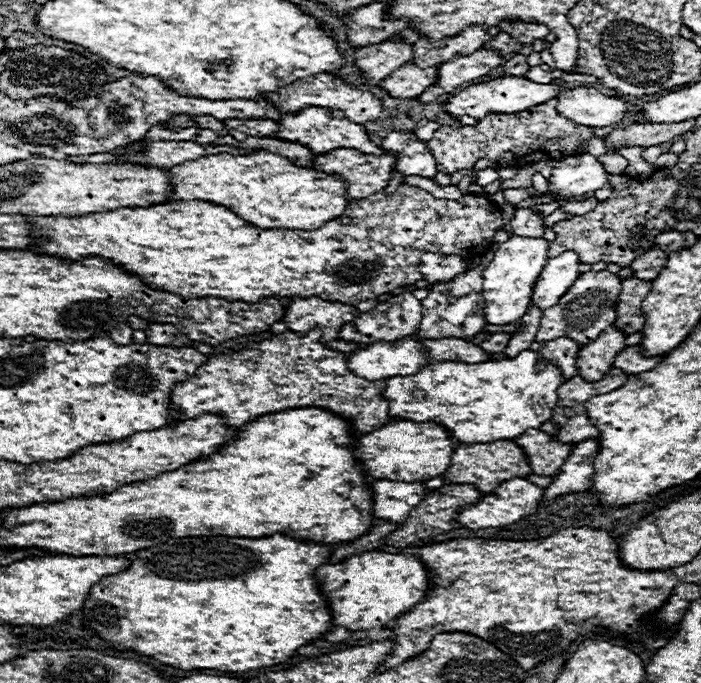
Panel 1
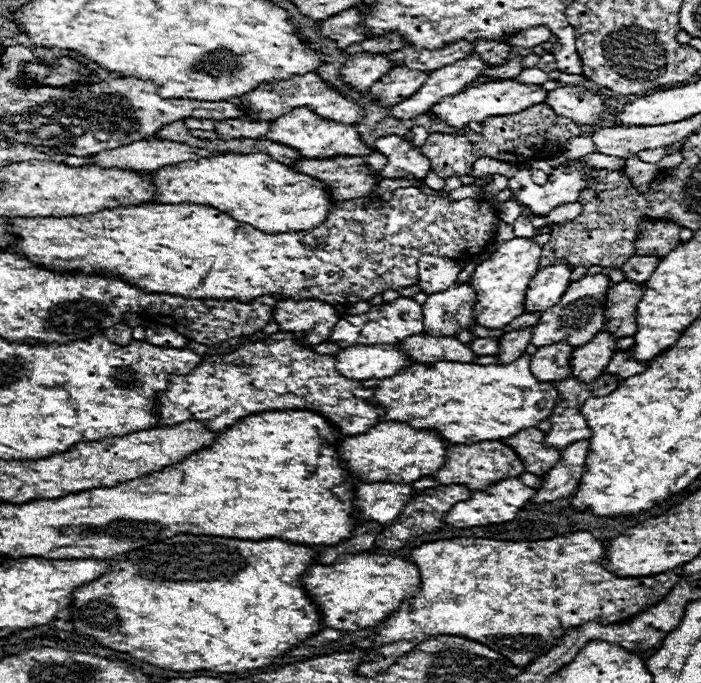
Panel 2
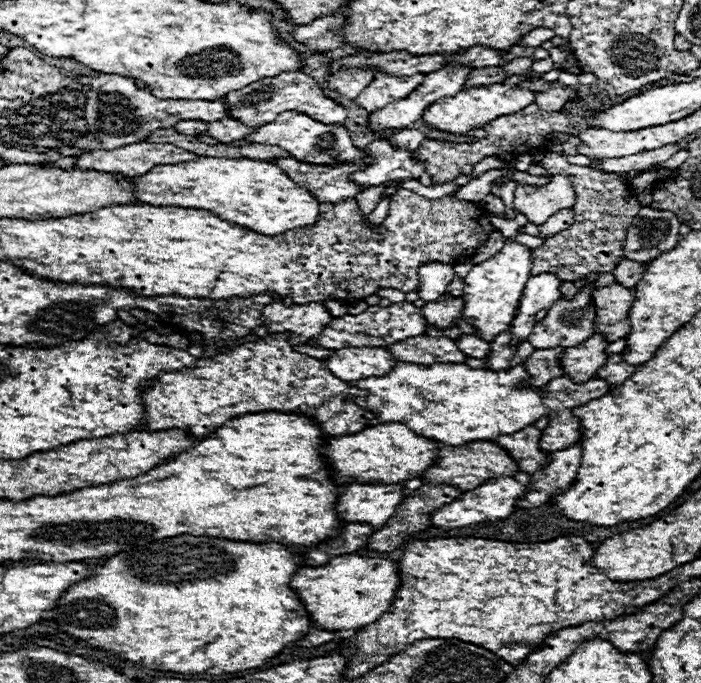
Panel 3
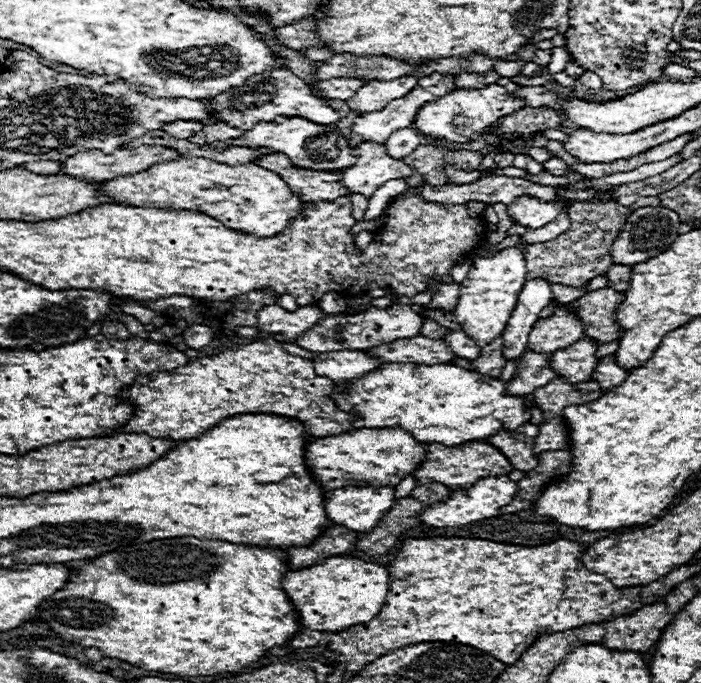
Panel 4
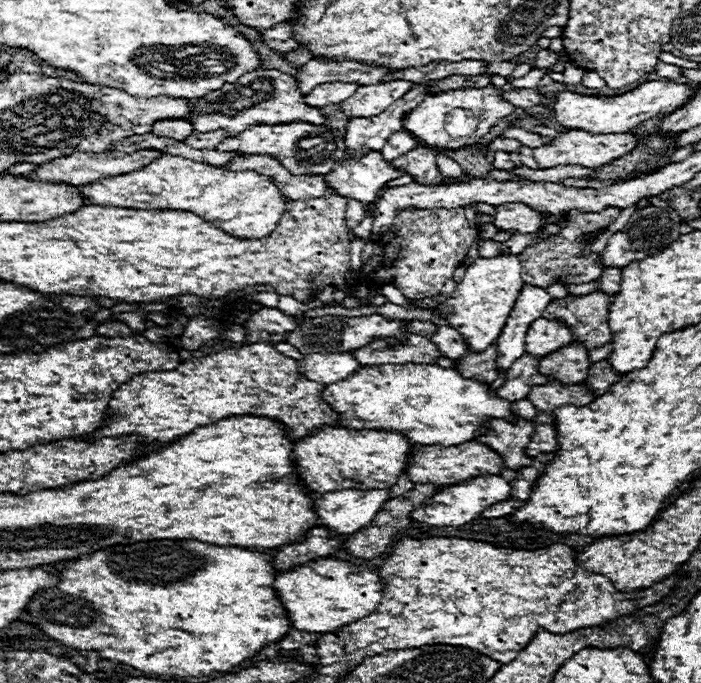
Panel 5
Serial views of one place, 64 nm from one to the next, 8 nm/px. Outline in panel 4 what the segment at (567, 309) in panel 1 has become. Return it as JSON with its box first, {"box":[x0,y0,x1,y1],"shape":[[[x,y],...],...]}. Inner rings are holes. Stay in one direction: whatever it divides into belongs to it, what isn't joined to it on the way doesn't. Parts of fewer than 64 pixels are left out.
{"box":[528,310,582,354],"shape":[[[556,310],[550,318],[540,318],[528,336],[528,350],[538,354],[552,354],[582,340],[582,324],[568,310]]]}

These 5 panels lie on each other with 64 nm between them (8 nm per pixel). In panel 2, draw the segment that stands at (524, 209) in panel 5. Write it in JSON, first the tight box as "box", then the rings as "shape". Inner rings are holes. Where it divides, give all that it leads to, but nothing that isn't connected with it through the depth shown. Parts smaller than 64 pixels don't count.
{"box":[508,160,586,216],"shape":[[[568,160],[568,166],[560,166],[548,176],[544,186],[538,186],[530,178],[530,168],[520,168],[514,178],[510,178],[508,188],[516,194],[520,206],[528,208],[534,216],[548,216],[560,204],[578,202],[578,194],[584,186],[580,170],[586,168],[576,160]]]}

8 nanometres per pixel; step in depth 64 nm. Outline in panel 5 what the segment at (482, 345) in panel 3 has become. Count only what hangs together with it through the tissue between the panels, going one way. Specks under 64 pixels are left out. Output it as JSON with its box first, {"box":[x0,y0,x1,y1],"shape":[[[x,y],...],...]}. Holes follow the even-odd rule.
{"box":[430,326,470,358],"shape":[[[438,326],[436,334],[430,336],[430,340],[436,344],[436,348],[444,358],[460,358],[470,352],[460,334],[450,326]]]}

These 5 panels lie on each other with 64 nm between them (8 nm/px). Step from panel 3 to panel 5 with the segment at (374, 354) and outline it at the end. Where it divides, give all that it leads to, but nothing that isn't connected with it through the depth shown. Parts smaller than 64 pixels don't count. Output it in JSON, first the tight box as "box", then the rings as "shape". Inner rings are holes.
{"box":[298,352,362,384],"shape":[[[336,352],[336,354],[308,354],[302,360],[298,360],[298,368],[300,374],[304,374],[308,380],[332,384],[348,378],[354,370],[362,366],[348,352]]]}

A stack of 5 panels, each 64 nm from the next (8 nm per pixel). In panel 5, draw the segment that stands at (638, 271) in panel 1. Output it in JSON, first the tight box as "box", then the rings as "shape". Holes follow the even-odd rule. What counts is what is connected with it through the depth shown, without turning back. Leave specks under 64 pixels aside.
{"box":[596,268,620,294],"shape":[[[604,268],[596,290],[604,294],[616,294],[620,290],[620,268]]]}

